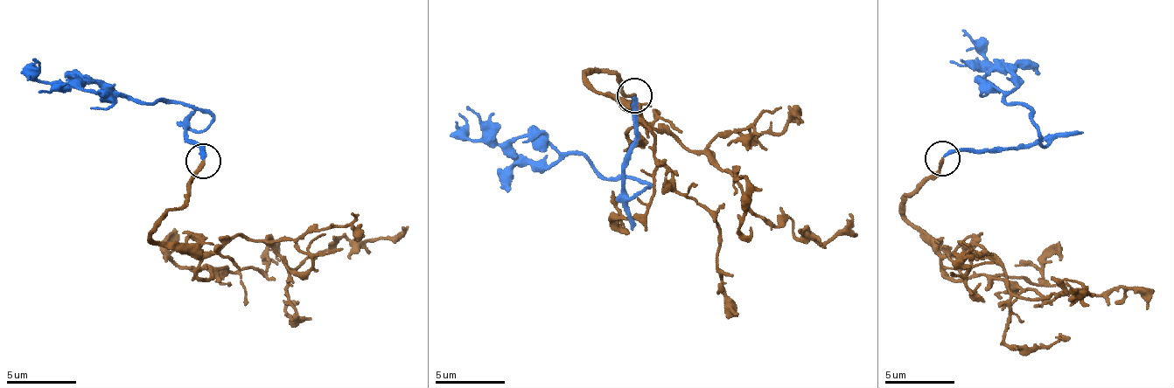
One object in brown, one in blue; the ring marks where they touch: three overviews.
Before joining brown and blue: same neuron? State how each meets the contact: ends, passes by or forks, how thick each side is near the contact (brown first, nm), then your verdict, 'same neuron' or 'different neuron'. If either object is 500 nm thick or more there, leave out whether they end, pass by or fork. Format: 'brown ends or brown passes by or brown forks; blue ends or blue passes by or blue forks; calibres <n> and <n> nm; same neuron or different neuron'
brown ends; blue ends; calibres 280 and 280 nm; same neuron

